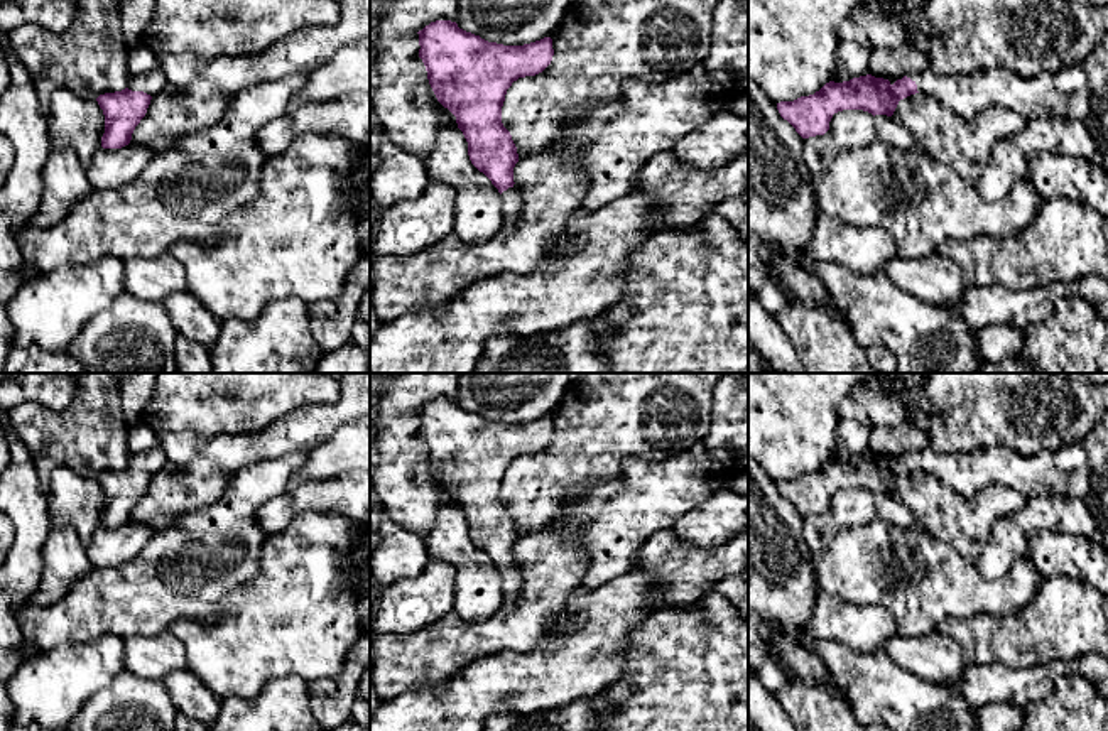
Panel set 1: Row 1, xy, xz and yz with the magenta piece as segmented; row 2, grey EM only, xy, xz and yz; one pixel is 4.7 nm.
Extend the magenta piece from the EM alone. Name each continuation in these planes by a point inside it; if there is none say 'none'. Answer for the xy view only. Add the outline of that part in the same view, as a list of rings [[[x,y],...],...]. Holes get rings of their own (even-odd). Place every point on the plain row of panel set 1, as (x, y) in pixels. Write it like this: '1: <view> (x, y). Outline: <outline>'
1: xy (151, 461). Outline: [[[152,449],[147,452],[130,454],[127,466],[132,469],[144,469],[152,474],[157,473],[164,463],[167,463],[167,459],[164,458],[162,451]]]

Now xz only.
1: xz (510, 578). Outline: [[[517,566],[502,571],[503,603],[512,606],[520,596],[522,577]]]

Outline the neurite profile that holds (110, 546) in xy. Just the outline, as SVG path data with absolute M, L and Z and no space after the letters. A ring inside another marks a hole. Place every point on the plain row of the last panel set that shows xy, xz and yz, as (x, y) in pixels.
M130 520L122 527L100 527L84 545L90 567L118 567L128 564L152 539L145 522Z

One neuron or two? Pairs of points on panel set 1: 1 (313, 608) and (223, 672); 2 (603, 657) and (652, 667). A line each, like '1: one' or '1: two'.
1: one
2: two

